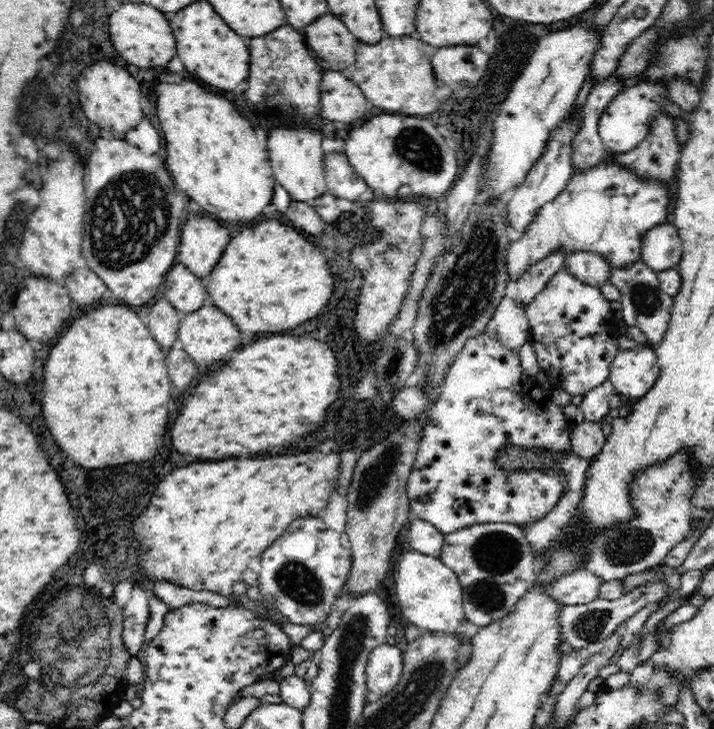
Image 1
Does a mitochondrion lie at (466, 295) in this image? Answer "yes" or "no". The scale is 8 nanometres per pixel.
yes

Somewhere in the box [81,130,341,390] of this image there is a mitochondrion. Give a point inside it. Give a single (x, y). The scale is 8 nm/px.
(117, 237)

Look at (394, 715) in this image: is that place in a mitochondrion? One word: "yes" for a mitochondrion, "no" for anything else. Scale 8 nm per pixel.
yes

